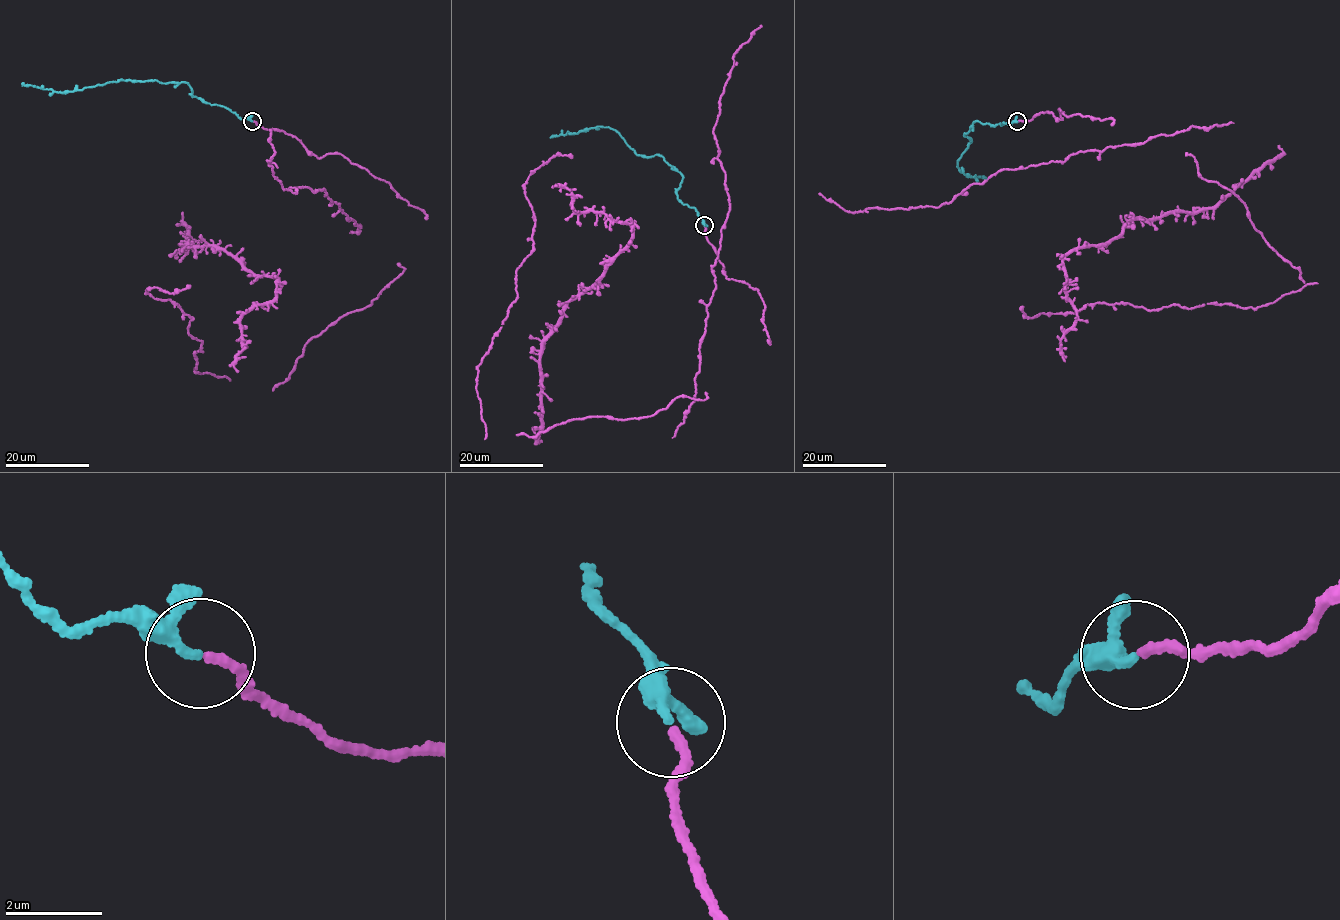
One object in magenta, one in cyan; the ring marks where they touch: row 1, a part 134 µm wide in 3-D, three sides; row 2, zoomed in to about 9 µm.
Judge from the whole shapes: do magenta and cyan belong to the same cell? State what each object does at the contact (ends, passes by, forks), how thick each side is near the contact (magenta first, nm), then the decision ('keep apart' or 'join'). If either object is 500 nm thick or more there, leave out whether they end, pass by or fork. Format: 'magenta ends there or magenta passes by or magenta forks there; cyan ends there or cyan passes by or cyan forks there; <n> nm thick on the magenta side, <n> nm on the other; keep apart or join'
magenta ends there; cyan passes by; 190 nm thick on the magenta side, 150 nm on the other; join

